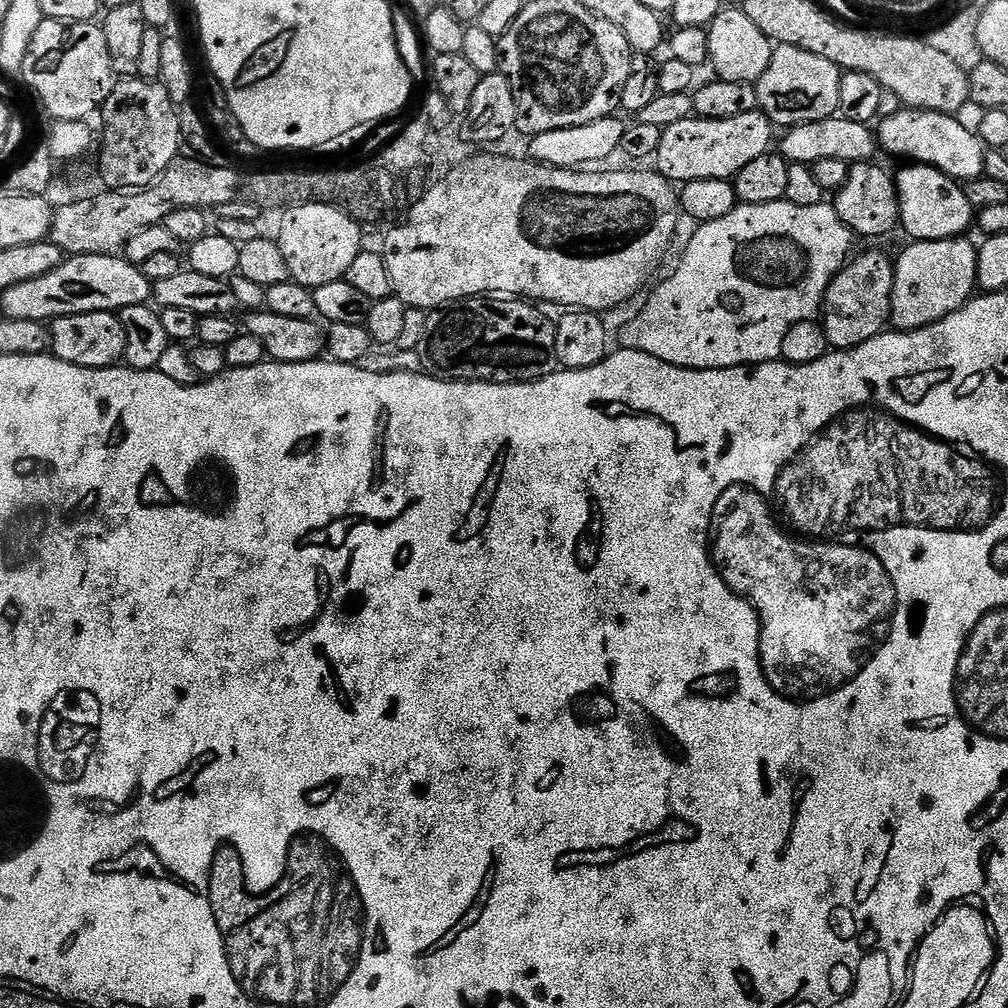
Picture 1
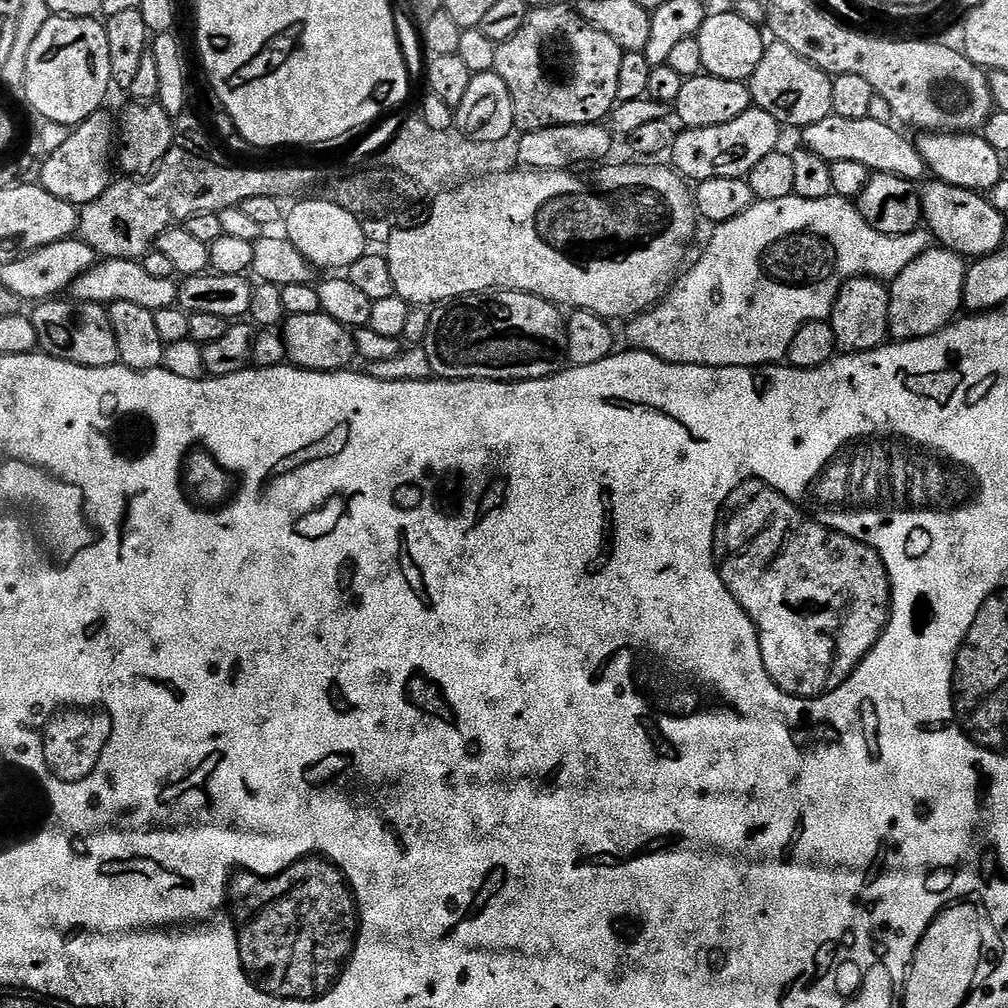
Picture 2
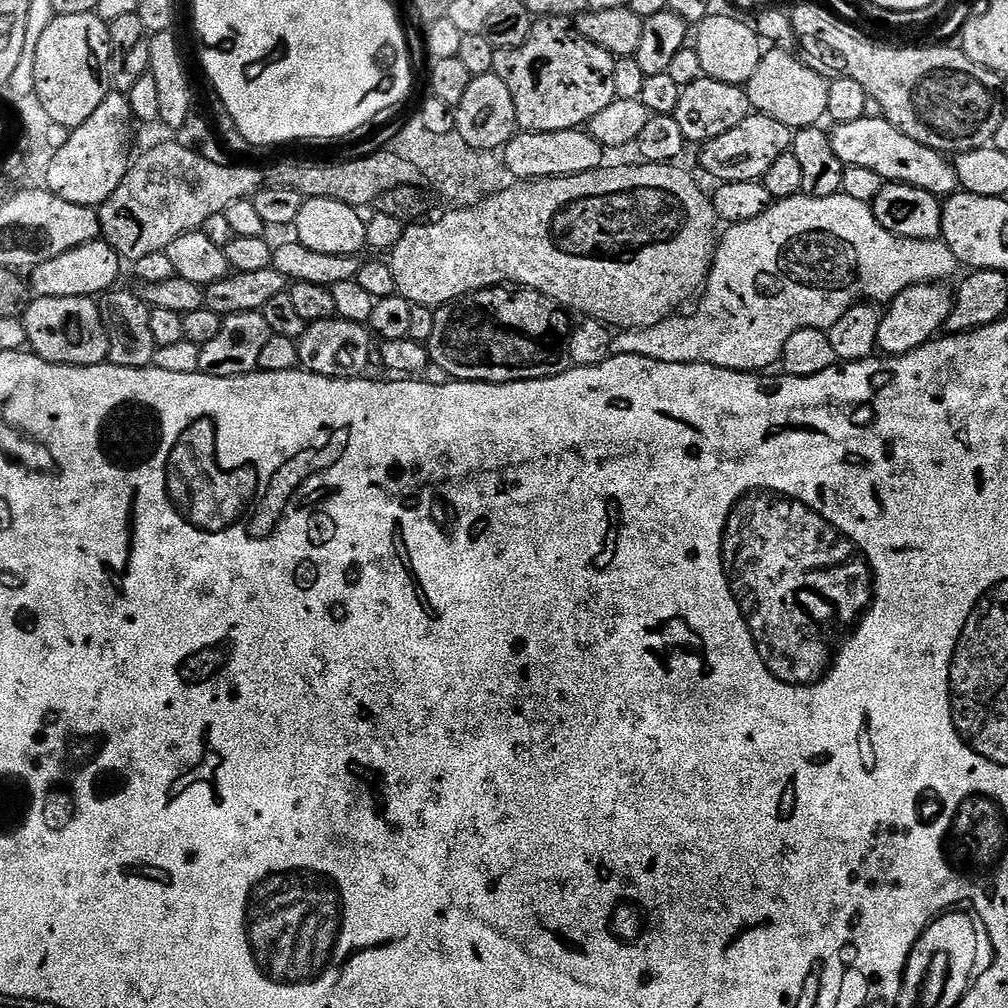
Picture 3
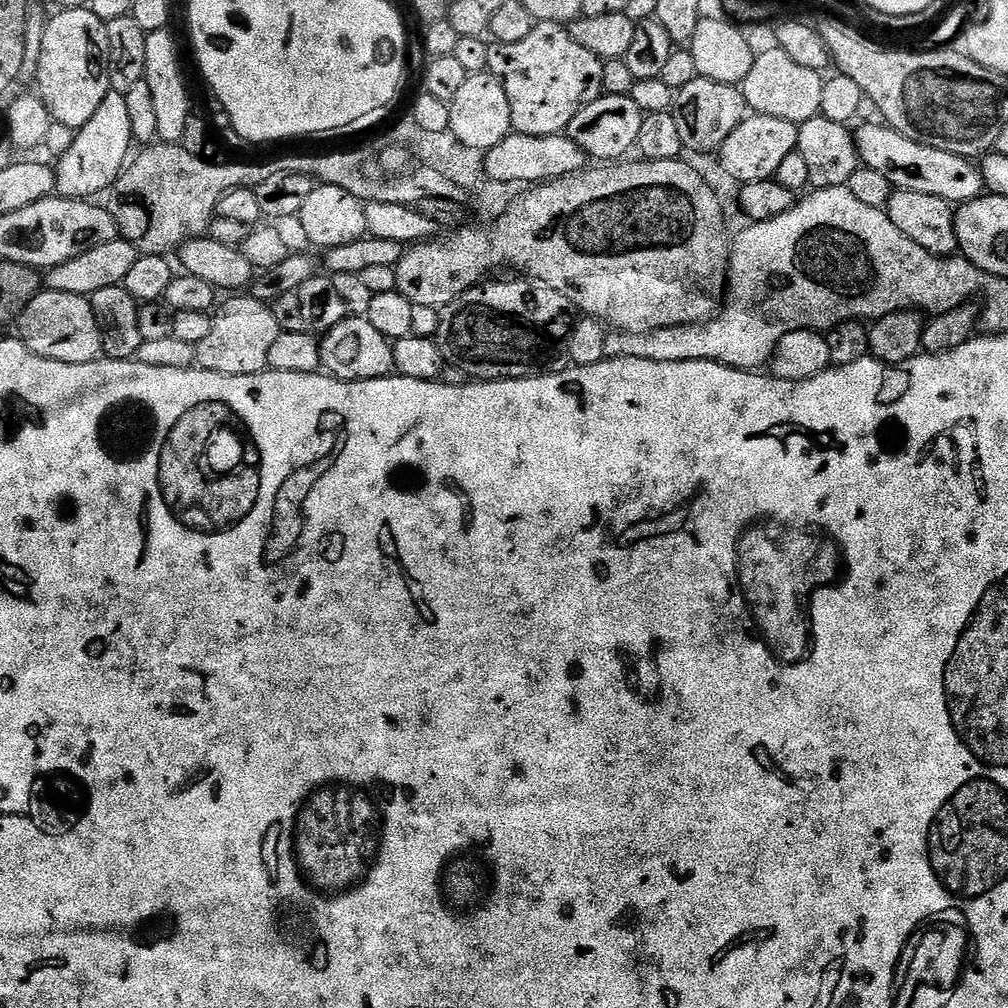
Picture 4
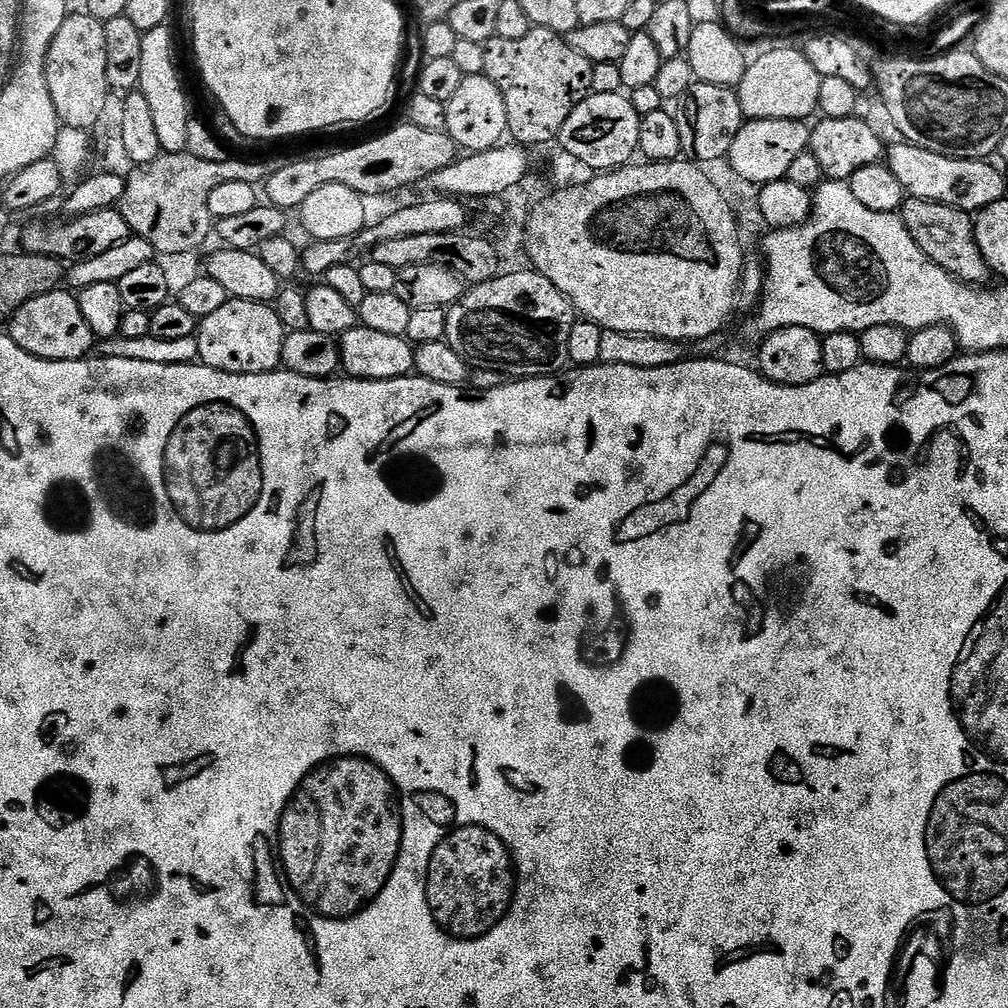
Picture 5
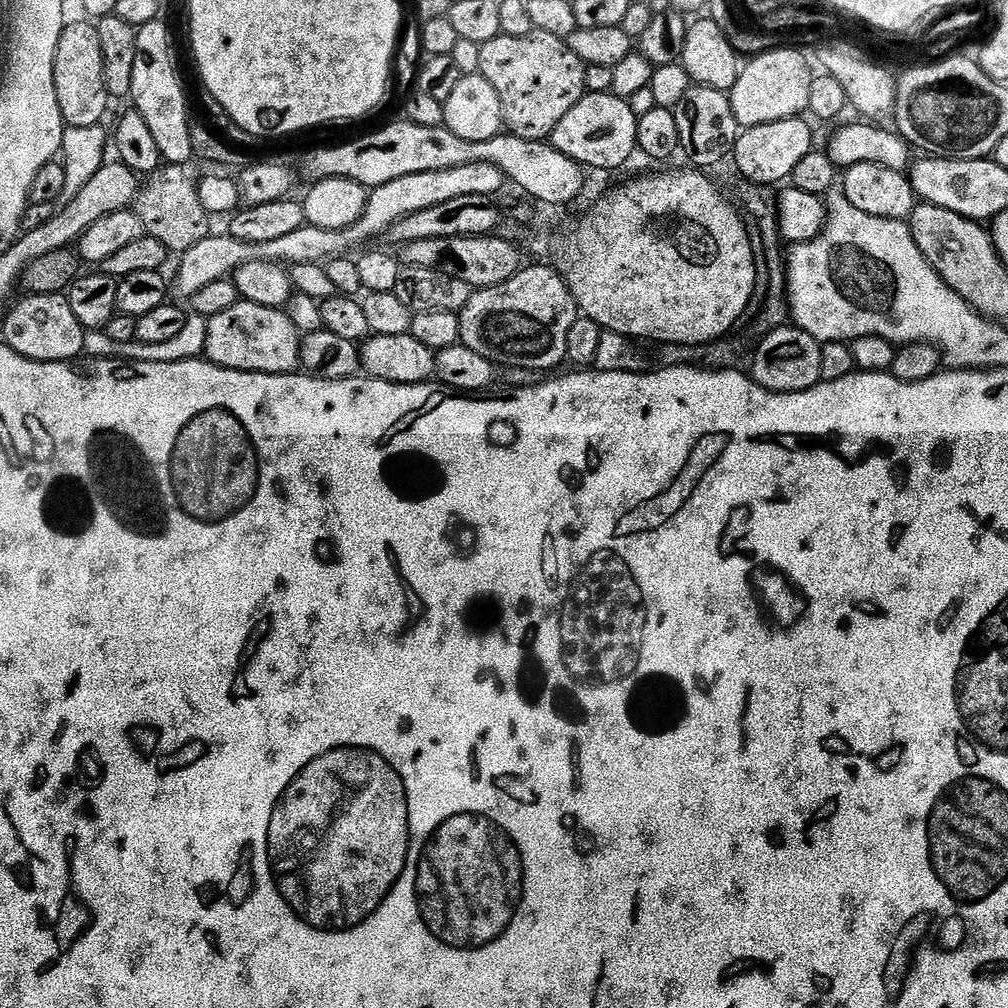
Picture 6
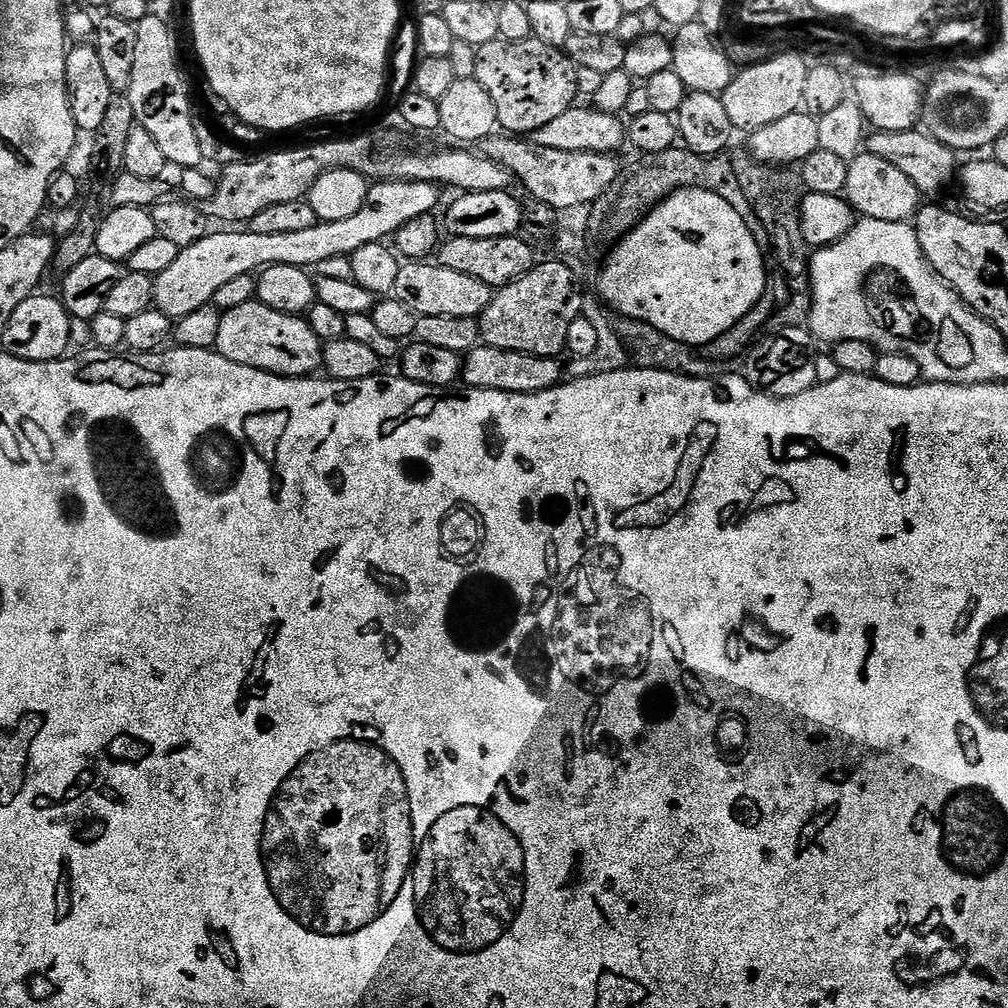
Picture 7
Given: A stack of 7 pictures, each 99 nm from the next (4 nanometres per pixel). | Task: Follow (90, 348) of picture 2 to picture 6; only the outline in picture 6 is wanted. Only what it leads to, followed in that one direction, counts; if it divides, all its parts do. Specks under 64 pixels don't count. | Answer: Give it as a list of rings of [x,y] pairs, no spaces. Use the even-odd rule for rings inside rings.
[[[28,294],[23,298],[25,300],[17,299],[9,307],[7,316],[3,317],[3,343],[31,360],[75,361],[83,353],[83,338],[86,329],[78,322],[74,310],[70,310],[67,295],[38,294],[33,296]]]

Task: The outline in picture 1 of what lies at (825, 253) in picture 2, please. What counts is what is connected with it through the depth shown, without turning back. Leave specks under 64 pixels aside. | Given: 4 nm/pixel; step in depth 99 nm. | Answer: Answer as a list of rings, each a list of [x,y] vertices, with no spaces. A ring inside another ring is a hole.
[[[785,199],[769,204],[737,203],[736,208],[730,210],[730,214],[726,214],[724,218],[703,221],[697,228],[700,229],[693,234],[692,241],[689,242],[688,249],[680,260],[680,265],[673,270],[672,276],[666,277],[653,290],[652,297],[644,304],[644,309],[625,326],[619,342],[623,347],[638,350],[642,354],[650,354],[650,358],[658,358],[670,366],[690,370],[737,368],[743,364],[765,364],[771,360],[780,360],[782,342],[786,339],[786,334],[790,334],[790,330],[793,326],[798,326],[798,322],[814,320],[821,315],[830,282],[844,269],[844,265],[848,263],[854,252],[852,249],[854,234],[844,225],[842,218],[838,218],[835,207],[828,202],[818,206],[794,206]]]

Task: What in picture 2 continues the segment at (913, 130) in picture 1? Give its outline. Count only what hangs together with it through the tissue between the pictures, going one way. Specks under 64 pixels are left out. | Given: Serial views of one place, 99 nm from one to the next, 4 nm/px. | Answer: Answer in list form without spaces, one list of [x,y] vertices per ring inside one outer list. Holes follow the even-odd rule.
[[[926,132],[917,137],[914,143],[918,154],[922,154],[925,167],[935,179],[941,180],[944,184],[986,194],[999,180],[1005,179],[1004,164],[1000,161],[1003,160],[1002,153],[994,150],[994,146],[990,146],[990,142],[986,142],[983,135],[963,132]]]

